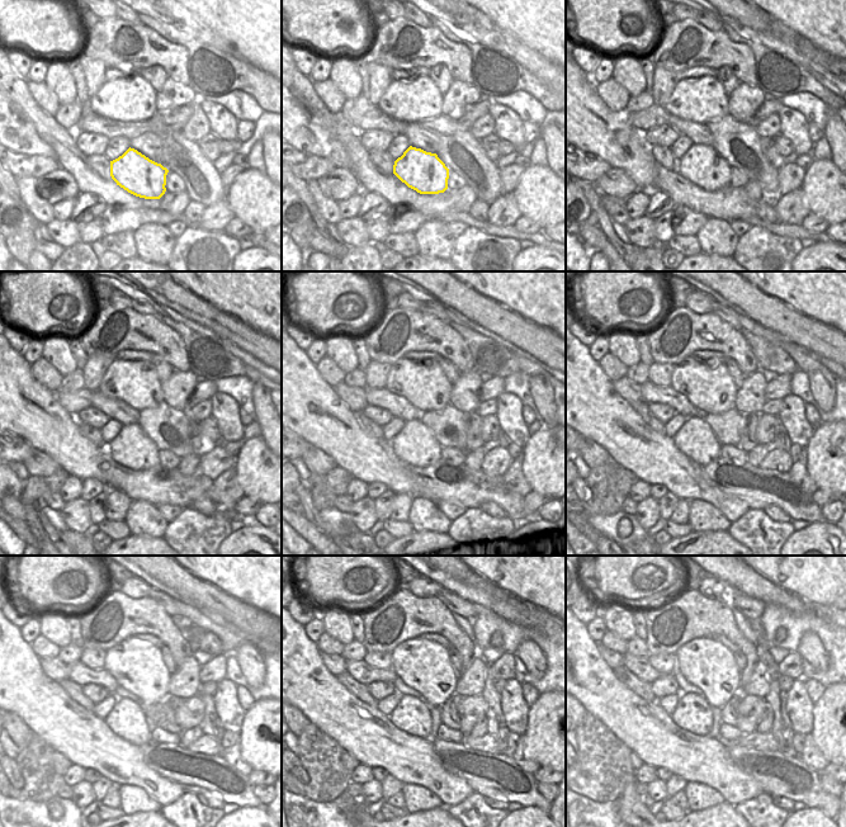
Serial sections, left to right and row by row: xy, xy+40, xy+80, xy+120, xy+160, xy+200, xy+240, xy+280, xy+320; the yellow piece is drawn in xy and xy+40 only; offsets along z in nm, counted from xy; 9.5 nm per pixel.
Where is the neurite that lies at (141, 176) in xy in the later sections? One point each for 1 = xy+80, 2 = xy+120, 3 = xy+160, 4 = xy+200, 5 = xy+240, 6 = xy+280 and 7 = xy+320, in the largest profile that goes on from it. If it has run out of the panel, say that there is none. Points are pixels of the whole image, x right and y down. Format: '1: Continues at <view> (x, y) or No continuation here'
1: Continues at xy+80 (702, 165)
2: Continues at xy+120 (132, 448)
3: Continues at xy+160 (415, 444)
4: Continues at xy+200 (695, 439)
5: Continues at xy+240 (127, 719)
6: Continues at xy+280 (412, 716)
7: Continues at xy+320 (693, 713)

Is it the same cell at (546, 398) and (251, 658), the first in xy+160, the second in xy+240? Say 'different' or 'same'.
same

